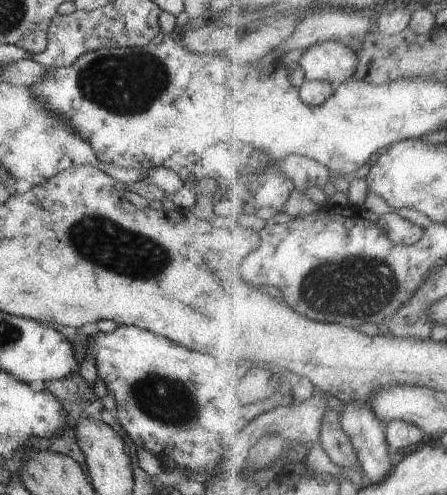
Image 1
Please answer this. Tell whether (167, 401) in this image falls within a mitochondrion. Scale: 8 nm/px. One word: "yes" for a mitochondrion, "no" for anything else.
yes

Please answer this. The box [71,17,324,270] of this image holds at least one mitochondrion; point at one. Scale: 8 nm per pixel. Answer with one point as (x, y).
(129, 83)

